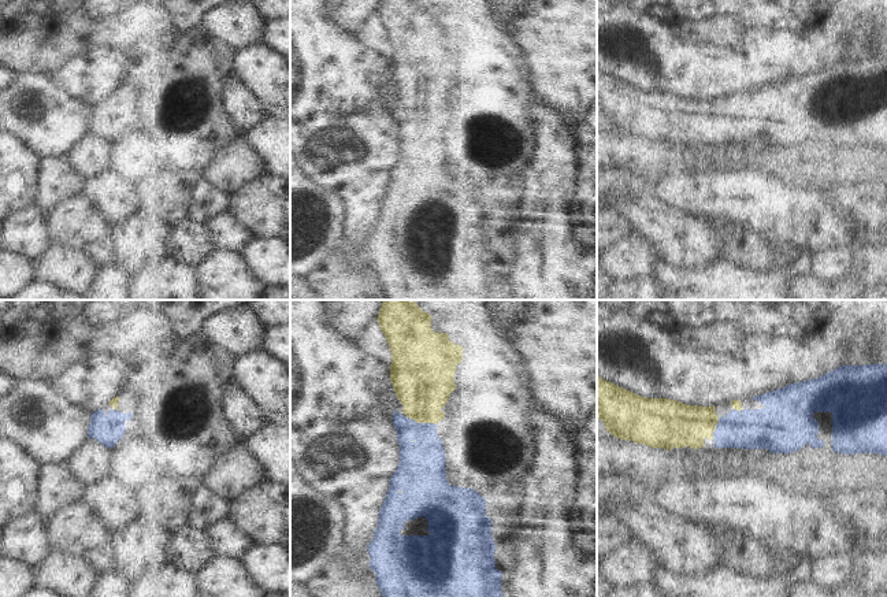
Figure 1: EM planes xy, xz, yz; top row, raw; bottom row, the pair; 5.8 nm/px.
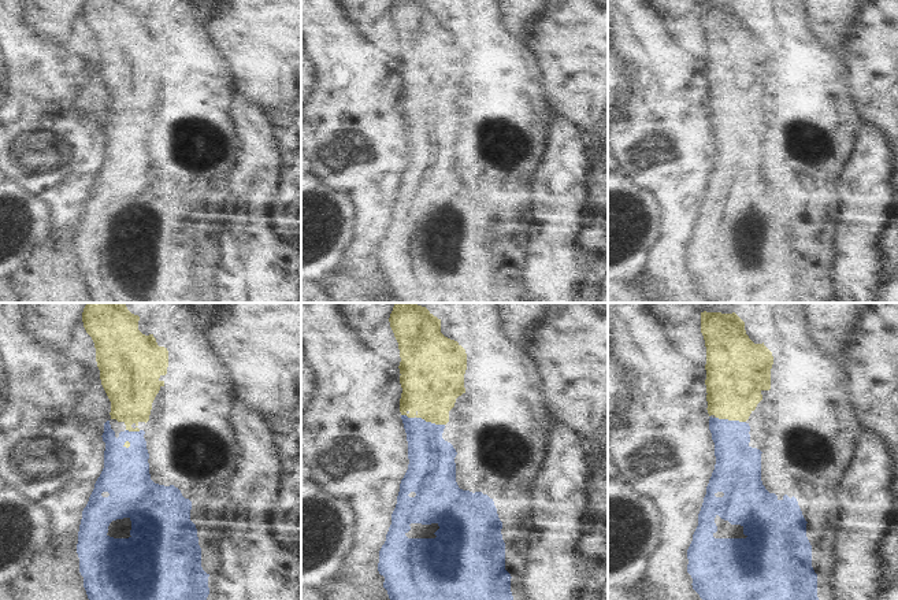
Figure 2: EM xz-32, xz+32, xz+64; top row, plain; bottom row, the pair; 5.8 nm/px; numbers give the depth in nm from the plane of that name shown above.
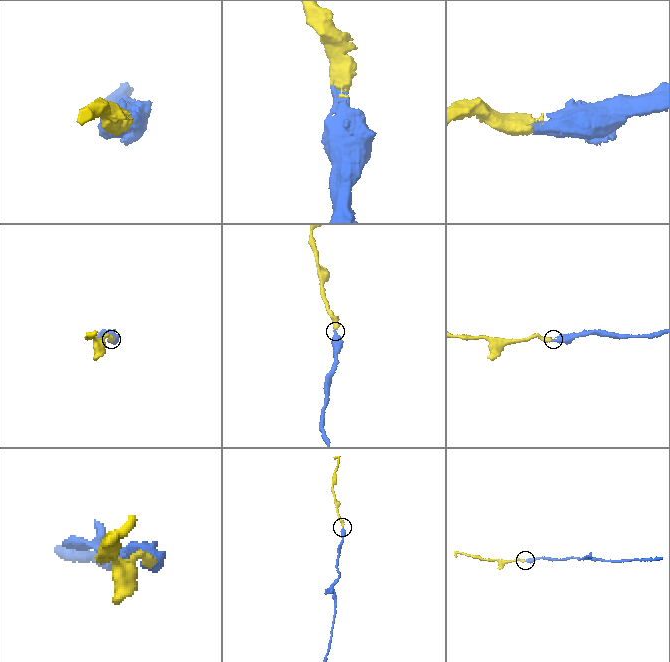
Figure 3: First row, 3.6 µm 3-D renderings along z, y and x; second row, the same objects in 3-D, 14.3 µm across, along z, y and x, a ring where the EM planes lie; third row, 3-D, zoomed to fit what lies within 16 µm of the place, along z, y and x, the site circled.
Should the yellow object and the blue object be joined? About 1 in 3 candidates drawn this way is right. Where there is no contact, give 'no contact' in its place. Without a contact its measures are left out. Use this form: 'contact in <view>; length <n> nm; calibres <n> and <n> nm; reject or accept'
contact in yz; length 130 nm; calibres 280 and 240 nm; accept

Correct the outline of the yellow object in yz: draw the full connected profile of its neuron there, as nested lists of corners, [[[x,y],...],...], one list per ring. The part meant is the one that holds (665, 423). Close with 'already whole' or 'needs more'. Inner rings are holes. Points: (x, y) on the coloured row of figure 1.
[[[887,364],[868,366],[840,366],[819,378],[798,383],[790,383],[784,388],[753,397],[765,407],[761,409],[743,409],[739,400],[732,400],[732,409],[723,418],[719,418],[712,407],[687,405],[669,398],[646,398],[630,390],[626,390],[612,382],[604,381],[597,374],[597,418],[604,422],[606,431],[620,440],[634,441],[652,448],[690,446],[698,449],[704,446],[704,438],[713,440],[715,448],[742,448],[742,449],[768,449],[771,453],[793,453],[799,450],[808,442],[810,448],[824,446],[819,434],[819,423],[813,418],[814,412],[832,414],[832,450],[843,455],[853,453],[877,453],[887,456]]]; needs more

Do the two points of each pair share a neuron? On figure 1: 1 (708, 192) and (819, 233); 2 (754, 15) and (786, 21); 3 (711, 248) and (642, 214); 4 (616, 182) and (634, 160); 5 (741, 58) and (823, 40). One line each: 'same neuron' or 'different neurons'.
1: same neuron
2: same neuron
3: same neuron
4: different neurons
5: same neuron

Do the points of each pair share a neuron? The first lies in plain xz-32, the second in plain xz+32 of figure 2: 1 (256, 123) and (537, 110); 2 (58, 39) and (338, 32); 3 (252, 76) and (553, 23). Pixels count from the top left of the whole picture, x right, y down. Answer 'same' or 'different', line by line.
1: different
2: different
3: same

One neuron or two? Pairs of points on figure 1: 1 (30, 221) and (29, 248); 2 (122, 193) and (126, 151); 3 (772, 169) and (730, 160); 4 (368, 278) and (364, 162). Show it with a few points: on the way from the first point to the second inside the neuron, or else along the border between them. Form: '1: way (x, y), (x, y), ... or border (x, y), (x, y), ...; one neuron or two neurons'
1: way (29, 227), (29, 241); one neuron
2: border (111, 170), (133, 188); two neurons
3: border (743, 143), (737, 154), (737, 164), (733, 169); two neurons
4: border (366, 241), (346, 262); two neurons

